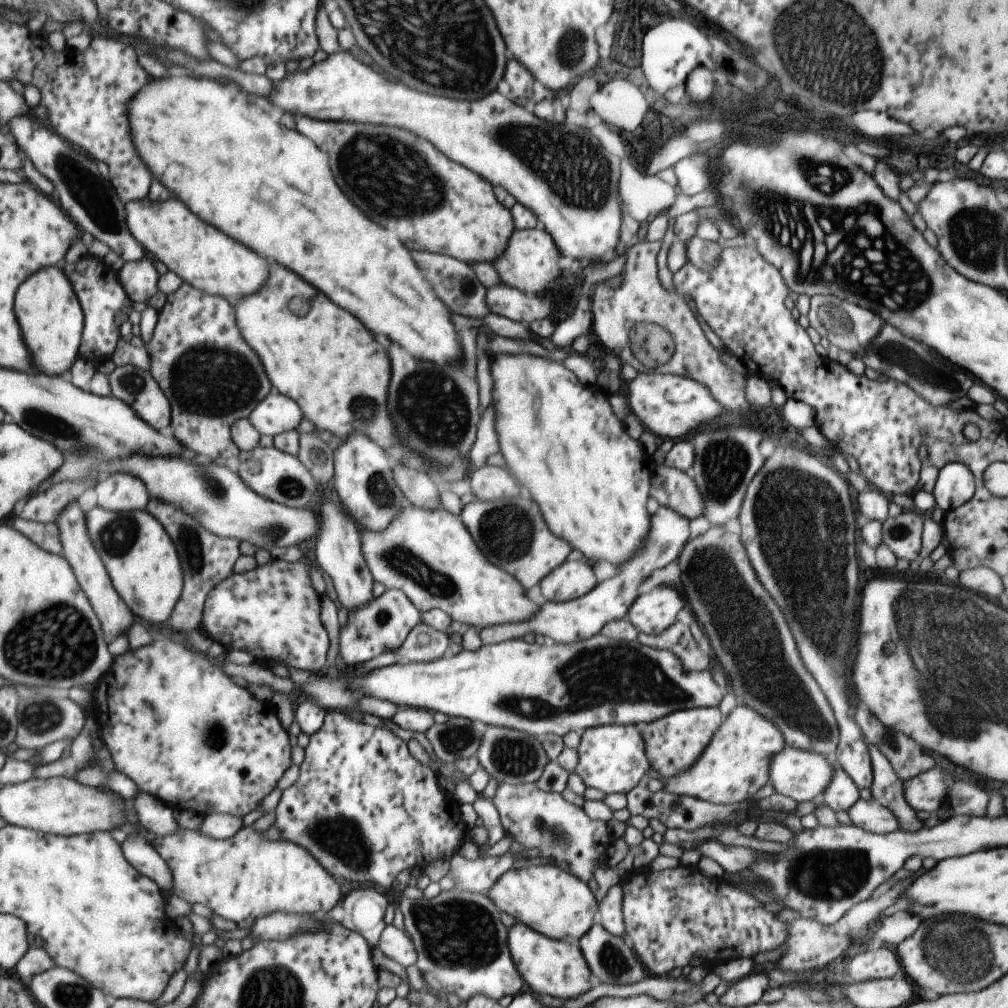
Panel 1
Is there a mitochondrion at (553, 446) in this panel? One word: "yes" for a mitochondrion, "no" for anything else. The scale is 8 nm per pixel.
yes

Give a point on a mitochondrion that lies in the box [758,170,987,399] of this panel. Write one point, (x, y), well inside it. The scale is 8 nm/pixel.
(899, 355)

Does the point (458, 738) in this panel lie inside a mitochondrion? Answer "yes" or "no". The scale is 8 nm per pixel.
yes

